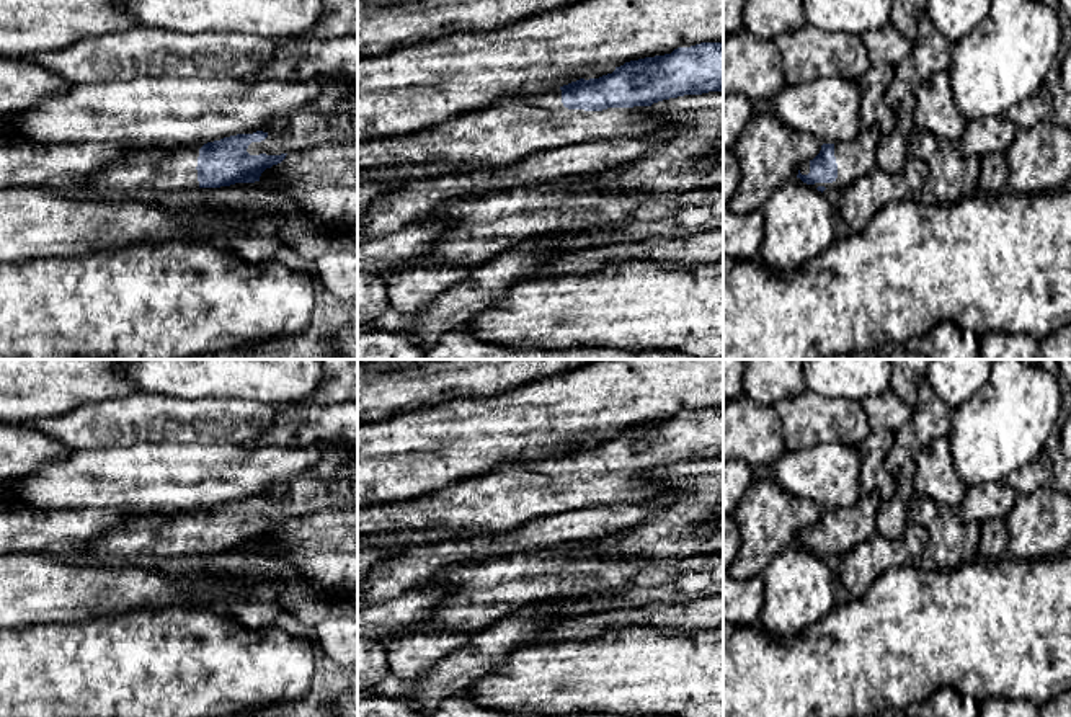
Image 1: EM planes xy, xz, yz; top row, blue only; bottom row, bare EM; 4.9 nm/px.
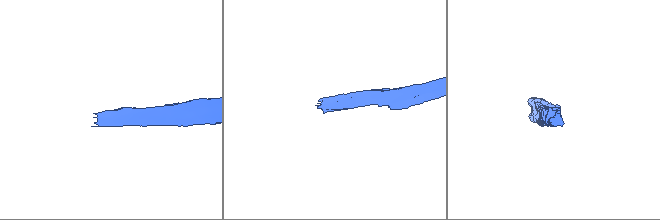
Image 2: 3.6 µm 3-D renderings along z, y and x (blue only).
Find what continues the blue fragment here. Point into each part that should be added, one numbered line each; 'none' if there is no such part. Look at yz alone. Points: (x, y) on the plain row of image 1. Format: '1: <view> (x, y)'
1: yz (854, 525)

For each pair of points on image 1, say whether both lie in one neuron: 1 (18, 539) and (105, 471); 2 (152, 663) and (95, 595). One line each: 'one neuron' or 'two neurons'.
1: two neurons
2: two neurons

